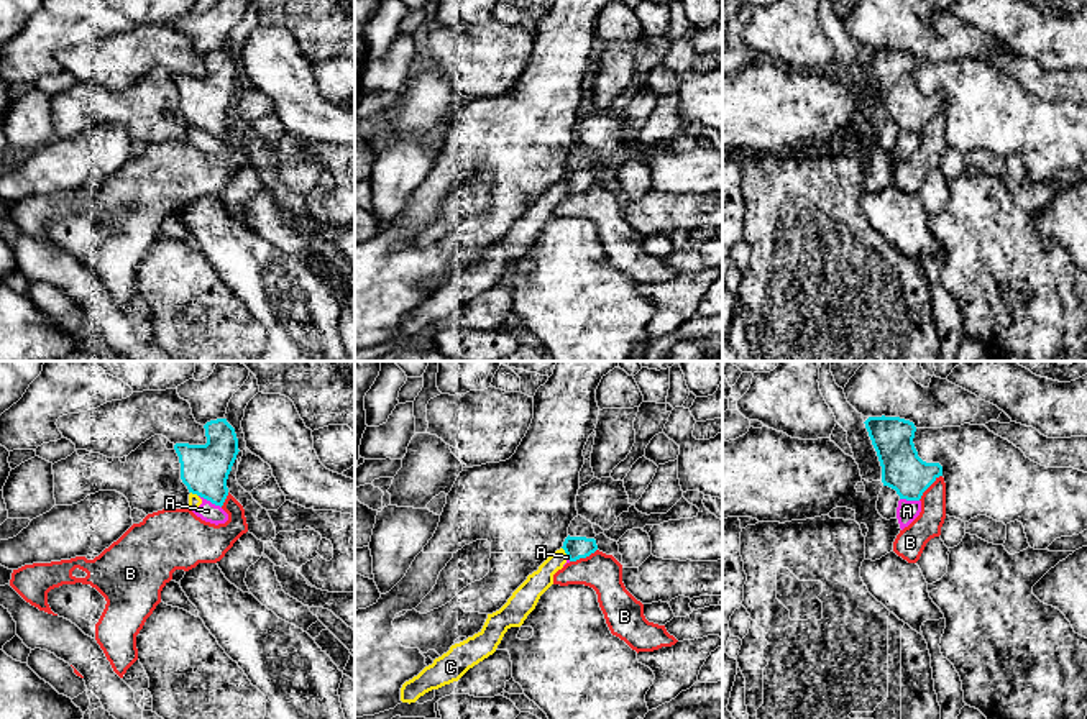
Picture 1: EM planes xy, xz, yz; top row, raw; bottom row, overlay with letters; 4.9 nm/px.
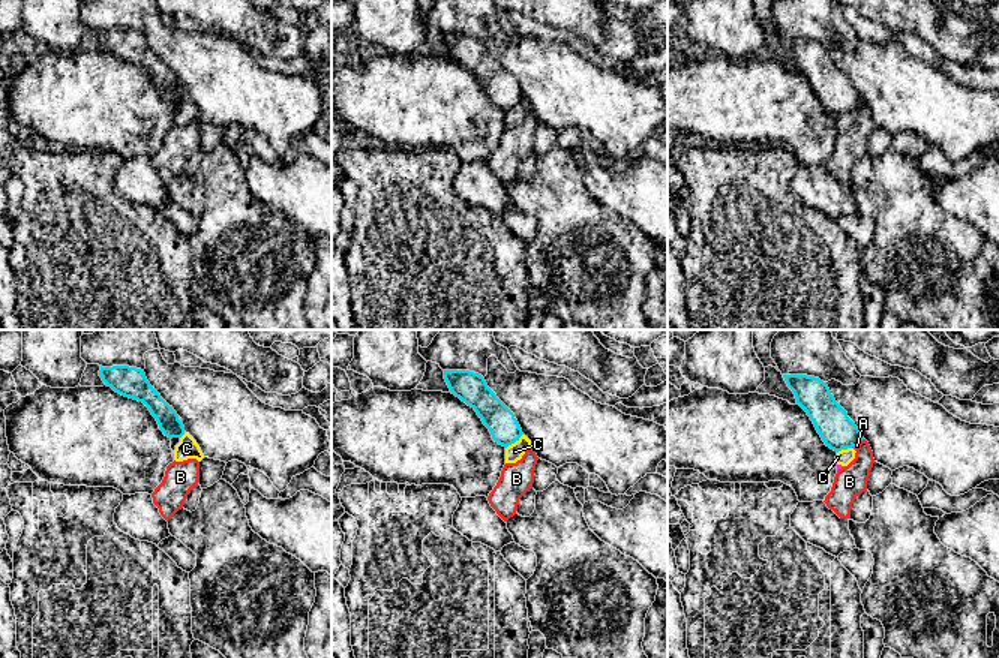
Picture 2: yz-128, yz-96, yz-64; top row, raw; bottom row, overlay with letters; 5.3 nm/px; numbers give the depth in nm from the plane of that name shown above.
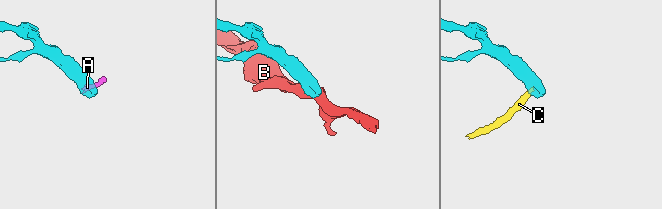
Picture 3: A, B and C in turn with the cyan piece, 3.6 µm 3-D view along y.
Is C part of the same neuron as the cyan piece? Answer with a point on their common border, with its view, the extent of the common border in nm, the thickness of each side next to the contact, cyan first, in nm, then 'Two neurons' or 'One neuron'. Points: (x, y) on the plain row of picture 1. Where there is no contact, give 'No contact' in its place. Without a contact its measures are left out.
Touches cyan at xz (565, 184). Shared border 50 nm. Thickness 110 nm (cyan) against 110 nm. Two neurons

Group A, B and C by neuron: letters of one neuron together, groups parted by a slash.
A C / B

